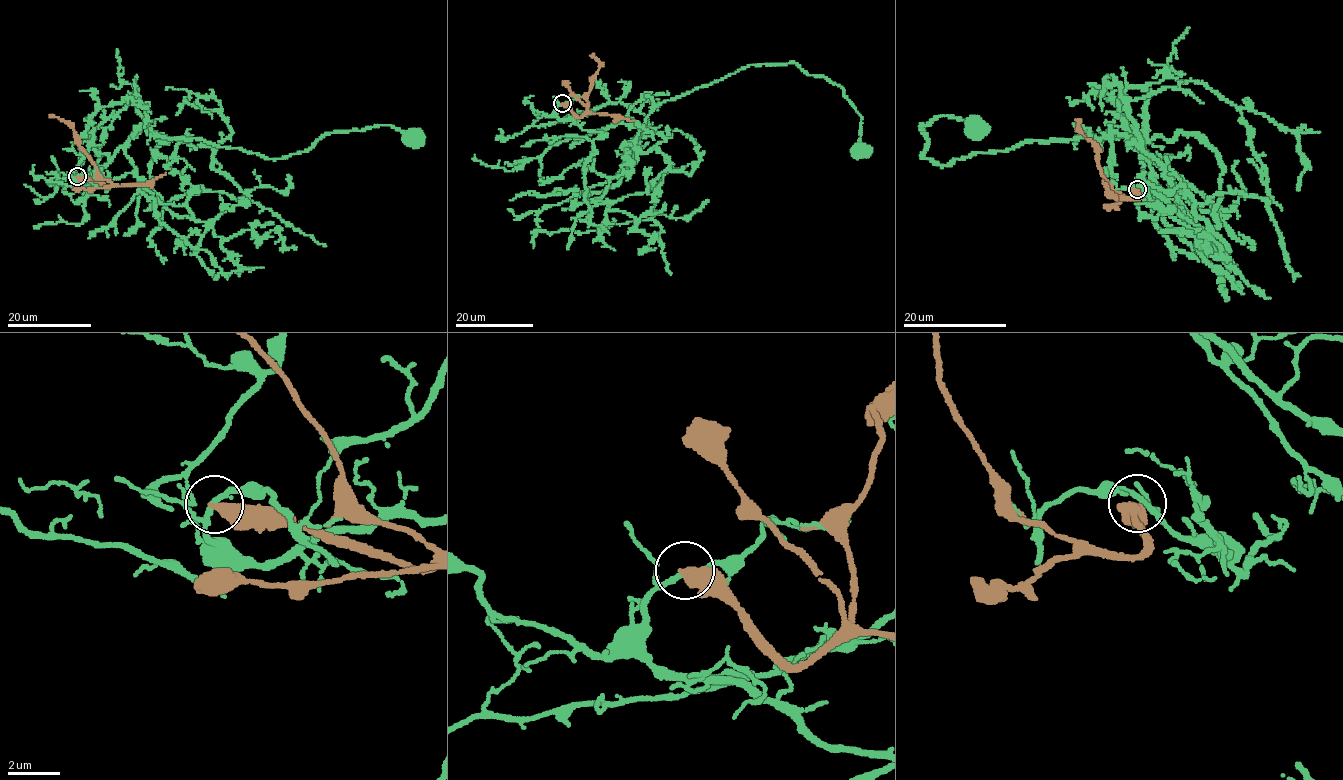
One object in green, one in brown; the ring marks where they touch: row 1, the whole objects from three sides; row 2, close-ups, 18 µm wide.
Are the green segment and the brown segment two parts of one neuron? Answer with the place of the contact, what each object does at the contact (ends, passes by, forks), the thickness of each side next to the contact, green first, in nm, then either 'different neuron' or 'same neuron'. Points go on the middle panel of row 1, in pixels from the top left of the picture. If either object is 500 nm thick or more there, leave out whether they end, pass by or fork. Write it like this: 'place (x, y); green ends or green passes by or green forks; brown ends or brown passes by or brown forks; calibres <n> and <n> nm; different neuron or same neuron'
place (562, 103); green passes by; brown ends; calibres 200 and 440 nm; different neuron

